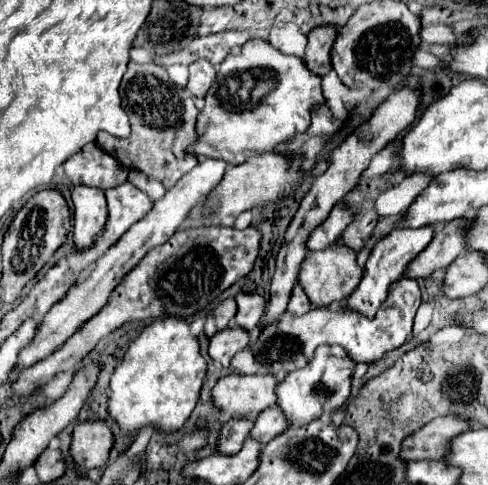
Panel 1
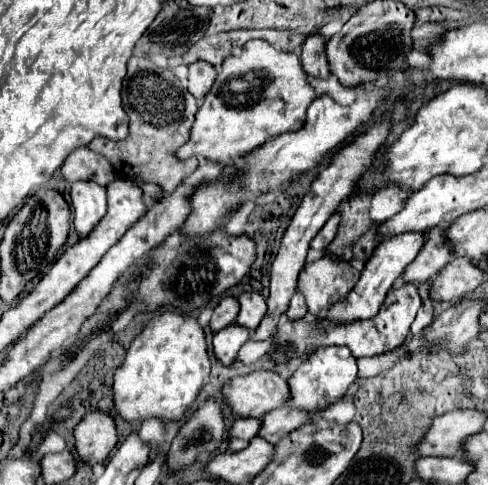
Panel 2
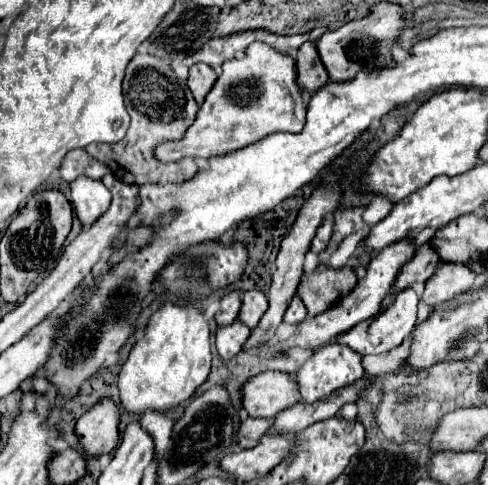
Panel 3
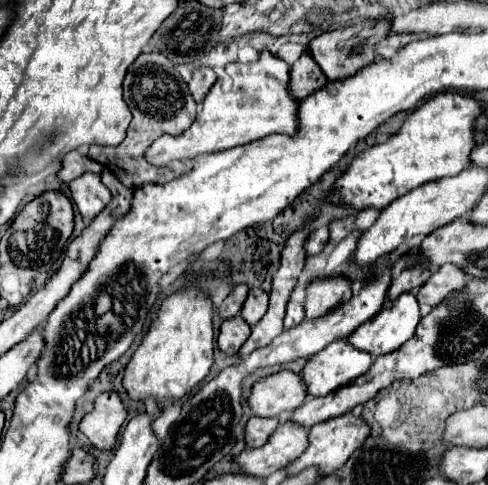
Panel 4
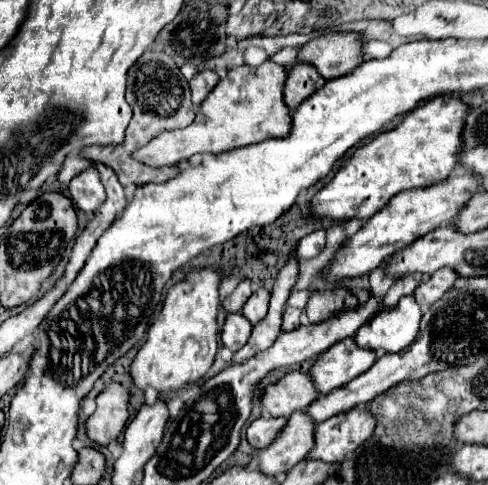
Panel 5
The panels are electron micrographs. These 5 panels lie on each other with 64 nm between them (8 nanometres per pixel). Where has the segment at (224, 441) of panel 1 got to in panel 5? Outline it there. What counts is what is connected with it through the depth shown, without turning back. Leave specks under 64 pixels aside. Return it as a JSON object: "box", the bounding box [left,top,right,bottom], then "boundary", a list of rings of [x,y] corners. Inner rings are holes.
{"box":[248,418,288,450],"boundary":[[[258,418],[258,420],[254,420],[248,428],[248,442],[258,450],[270,446],[278,438],[278,434],[286,426],[286,422],[288,422],[286,418]]]}

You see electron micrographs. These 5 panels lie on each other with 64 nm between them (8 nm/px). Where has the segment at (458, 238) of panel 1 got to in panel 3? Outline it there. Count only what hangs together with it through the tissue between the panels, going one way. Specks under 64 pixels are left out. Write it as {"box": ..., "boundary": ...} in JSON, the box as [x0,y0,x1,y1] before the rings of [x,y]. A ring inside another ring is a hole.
{"box":[394,244,440,292],"boundary":[[[424,244],[418,250],[418,254],[400,270],[400,274],[394,282],[394,292],[406,290],[416,282],[426,282],[436,272],[438,262],[440,260],[438,260],[436,252],[432,252],[432,248],[428,248],[428,244]]]}

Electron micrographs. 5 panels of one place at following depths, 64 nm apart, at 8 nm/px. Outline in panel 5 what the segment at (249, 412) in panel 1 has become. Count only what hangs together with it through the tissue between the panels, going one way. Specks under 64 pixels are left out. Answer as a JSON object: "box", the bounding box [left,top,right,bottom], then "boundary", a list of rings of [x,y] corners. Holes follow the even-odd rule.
{"box":[262,372,318,416],"boundary":[[[288,372],[282,380],[268,386],[262,396],[262,406],[272,416],[290,416],[296,410],[308,408],[316,400],[318,392],[312,388],[312,380],[302,372]]]}

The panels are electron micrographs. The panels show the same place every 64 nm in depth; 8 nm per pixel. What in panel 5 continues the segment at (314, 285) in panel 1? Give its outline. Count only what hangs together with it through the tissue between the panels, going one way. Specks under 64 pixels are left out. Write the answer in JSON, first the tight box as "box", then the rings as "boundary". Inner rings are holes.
{"box":[306,288,358,324],"boundary":[[[334,288],[324,292],[314,292],[308,300],[306,314],[312,324],[318,324],[352,308],[358,308],[358,298],[352,296],[352,292],[346,288]]]}

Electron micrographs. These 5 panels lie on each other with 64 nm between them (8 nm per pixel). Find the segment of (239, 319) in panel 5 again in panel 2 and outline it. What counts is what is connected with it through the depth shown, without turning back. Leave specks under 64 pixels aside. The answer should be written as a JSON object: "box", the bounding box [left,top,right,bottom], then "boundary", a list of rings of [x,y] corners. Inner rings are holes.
{"box":[212,324,248,366],"boundary":[[[230,324],[224,330],[214,334],[212,346],[214,346],[214,354],[216,358],[224,364],[230,366],[238,354],[238,350],[242,348],[242,344],[248,340],[248,328],[240,326],[240,324]]]}

